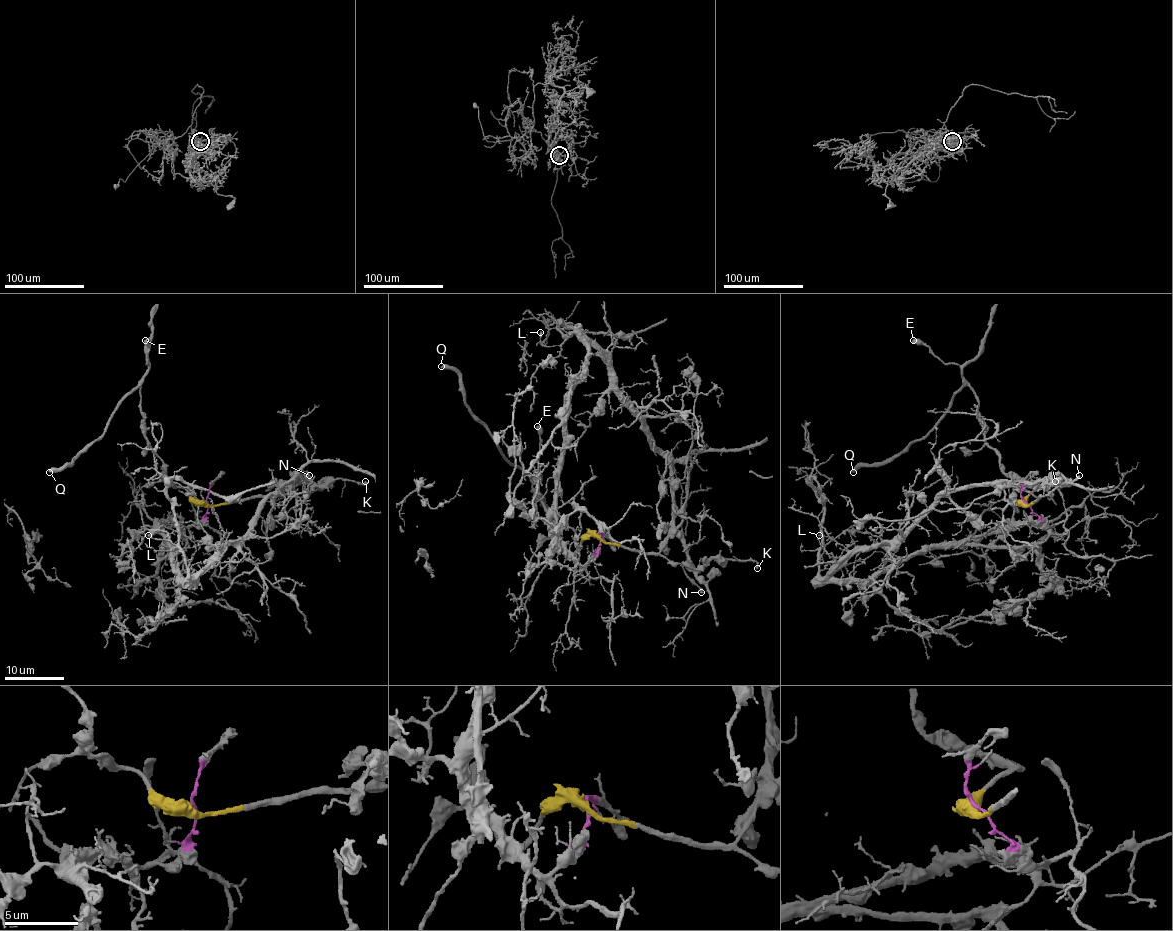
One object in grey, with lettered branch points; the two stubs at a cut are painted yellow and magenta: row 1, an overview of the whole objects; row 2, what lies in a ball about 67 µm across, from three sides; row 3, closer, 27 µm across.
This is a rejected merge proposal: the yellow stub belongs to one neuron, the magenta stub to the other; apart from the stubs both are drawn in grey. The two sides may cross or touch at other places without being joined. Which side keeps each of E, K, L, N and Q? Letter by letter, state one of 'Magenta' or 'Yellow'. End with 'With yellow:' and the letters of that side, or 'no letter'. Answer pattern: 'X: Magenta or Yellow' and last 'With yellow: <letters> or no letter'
E: Yellow
K: Magenta
L: Magenta
N: Yellow
Q: Yellow
With yellow: E, N, Q

